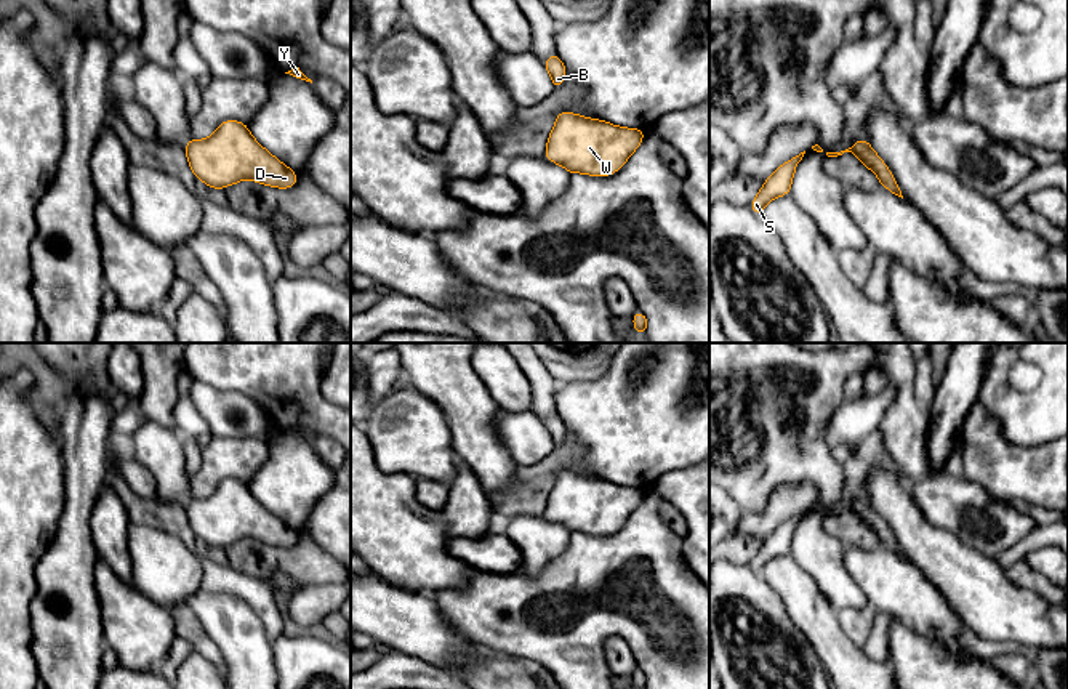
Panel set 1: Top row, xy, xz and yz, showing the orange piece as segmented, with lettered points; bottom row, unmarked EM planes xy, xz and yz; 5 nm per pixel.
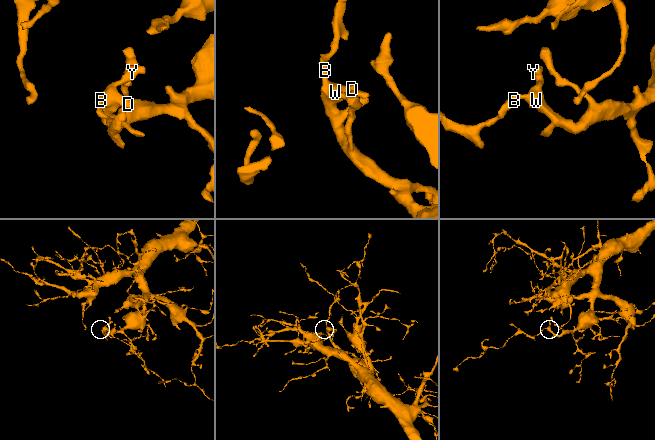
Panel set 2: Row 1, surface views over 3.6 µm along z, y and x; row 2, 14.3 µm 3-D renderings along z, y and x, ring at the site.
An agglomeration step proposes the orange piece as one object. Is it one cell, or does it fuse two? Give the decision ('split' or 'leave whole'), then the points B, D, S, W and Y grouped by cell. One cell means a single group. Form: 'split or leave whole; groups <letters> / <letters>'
leave whole; groups B D S W Y

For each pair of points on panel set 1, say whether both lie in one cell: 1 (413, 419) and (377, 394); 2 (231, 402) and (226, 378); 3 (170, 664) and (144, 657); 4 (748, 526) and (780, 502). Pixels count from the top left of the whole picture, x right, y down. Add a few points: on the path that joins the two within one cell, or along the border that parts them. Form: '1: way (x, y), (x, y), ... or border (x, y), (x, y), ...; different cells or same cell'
1: border (383, 396), (375, 404); different cells
2: border (196, 378), (221, 390), (240, 391), (263, 404); different cells
3: border (176, 636), (157, 670); different cells
4: way (756, 524), (774, 510); same cell

